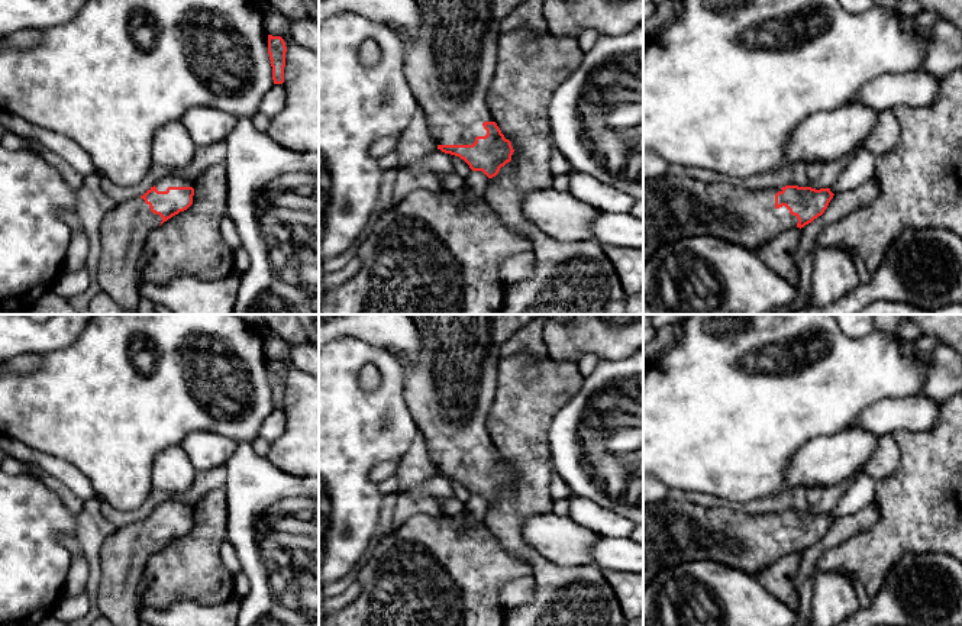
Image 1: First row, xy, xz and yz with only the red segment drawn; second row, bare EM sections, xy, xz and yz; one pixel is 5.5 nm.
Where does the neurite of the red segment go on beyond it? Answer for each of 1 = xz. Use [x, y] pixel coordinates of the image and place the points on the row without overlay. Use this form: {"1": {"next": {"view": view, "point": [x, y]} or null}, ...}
{"1": {"next": {"view": "xz", "point": [449, 389]}}}

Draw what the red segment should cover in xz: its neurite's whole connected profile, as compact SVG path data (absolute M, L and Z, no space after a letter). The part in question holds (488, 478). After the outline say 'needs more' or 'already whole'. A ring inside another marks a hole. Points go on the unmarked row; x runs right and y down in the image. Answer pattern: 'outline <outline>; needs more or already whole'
outline M409 314L419 333L414 359L390 349L404 370L406 404L423 433L438 474L464 484L488 503L511 485L511 467L504 462L487 429L495 397L503 343L540 314Z; needs more

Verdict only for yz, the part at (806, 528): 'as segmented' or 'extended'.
extended

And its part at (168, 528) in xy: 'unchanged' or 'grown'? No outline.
grown

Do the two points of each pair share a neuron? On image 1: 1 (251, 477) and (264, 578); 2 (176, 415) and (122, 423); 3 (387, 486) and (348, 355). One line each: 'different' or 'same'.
1: same
2: same
3: different

